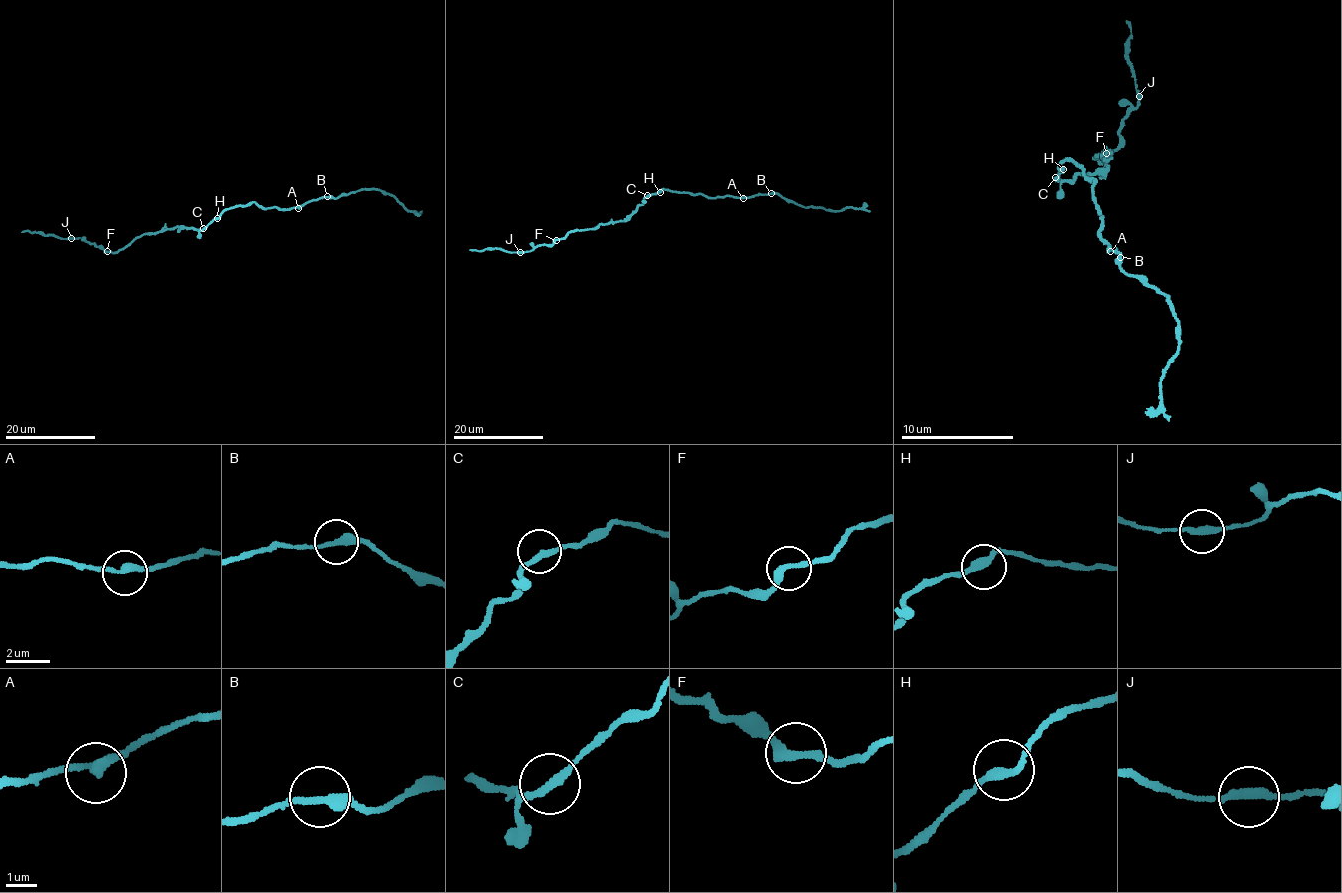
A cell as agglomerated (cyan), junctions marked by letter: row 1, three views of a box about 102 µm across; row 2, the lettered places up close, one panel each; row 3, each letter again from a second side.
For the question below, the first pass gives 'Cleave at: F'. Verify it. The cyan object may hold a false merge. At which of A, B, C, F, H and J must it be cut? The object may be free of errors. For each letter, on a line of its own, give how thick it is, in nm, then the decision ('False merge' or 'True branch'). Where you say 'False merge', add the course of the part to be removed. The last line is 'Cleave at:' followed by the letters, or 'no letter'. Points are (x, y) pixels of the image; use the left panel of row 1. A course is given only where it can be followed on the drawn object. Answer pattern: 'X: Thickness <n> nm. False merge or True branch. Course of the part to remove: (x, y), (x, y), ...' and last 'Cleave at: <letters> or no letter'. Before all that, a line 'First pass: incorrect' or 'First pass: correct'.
First pass: incorrect
A: Thickness 280 nm. True branch
B: Thickness 280 nm. True branch
C: Thickness 240 nm. True branch
F: Thickness 280 nm. True branch
H: Thickness 280 nm. True branch
J: Thickness 260 nm. True branch
Cleave at: no letter

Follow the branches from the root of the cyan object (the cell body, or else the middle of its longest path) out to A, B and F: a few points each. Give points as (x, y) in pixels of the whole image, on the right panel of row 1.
A: (1058, 166), (1071, 159), (1082, 168), (1088, 180), (1094, 179), (1093, 193), (1103, 225), (1099, 236), (1110, 251)
B: (1058, 166), (1071, 159), (1088, 180), (1094, 179), (1103, 225), (1099, 236), (1108, 251), (1116, 249), (1120, 257)
F: (1058, 166), (1057, 179), (1073, 180), (1108, 167), (1103, 153), (1109, 148), (1095, 159), (1103, 163), (1106, 153)

